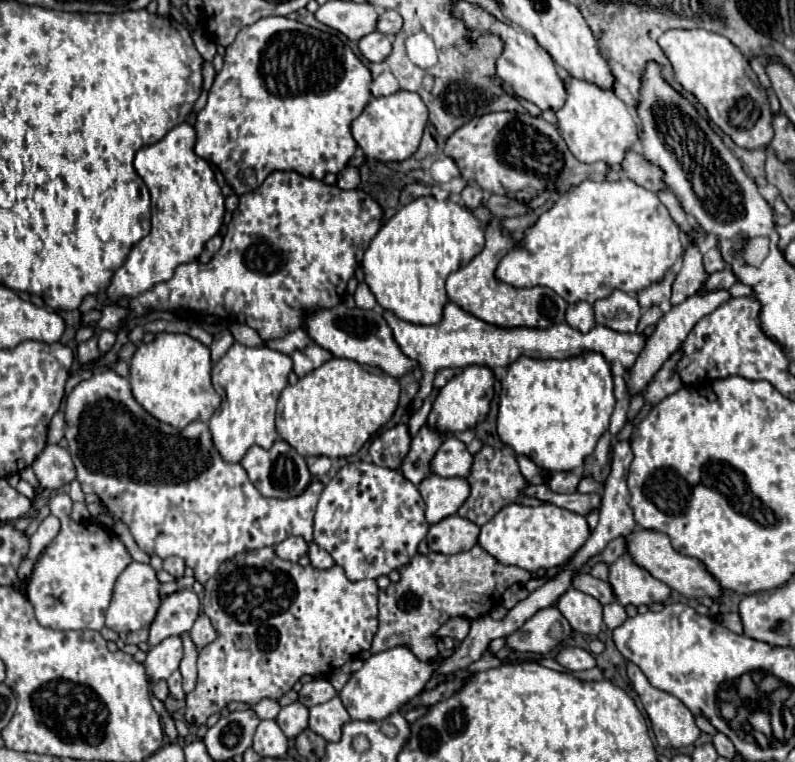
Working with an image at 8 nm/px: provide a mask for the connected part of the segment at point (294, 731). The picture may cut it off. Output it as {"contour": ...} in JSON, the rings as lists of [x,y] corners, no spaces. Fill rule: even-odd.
{"contour":[[[299,701],[283,707],[281,713],[277,715],[277,723],[289,739],[297,737],[303,729],[307,729],[307,721],[309,721],[309,709]]]}

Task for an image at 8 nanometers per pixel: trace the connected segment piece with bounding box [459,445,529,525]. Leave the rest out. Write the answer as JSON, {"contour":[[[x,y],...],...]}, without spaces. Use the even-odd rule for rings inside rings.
{"contour":[[[485,445],[473,461],[473,469],[469,475],[469,485],[471,485],[471,495],[469,499],[461,505],[459,515],[473,521],[475,525],[485,525],[495,513],[499,513],[503,507],[515,503],[521,493],[525,491],[525,487],[529,485],[527,479],[521,475],[517,459],[513,455],[505,455],[501,449],[489,447]]]}

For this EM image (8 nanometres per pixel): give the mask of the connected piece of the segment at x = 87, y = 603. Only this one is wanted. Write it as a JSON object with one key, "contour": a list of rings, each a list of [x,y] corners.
{"contour":[[[65,493],[49,497],[51,515],[61,519],[59,535],[47,545],[43,557],[35,565],[25,583],[25,595],[35,609],[35,617],[43,627],[69,631],[69,629],[95,629],[105,627],[105,613],[111,601],[113,585],[119,573],[133,561],[117,535],[95,523],[71,521],[71,497]]]}

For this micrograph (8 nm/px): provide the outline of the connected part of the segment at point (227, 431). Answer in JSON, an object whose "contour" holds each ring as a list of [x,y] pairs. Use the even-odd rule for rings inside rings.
{"contour":[[[235,343],[215,365],[213,385],[221,395],[221,405],[209,419],[209,431],[213,445],[227,463],[239,463],[247,449],[259,445],[269,449],[279,437],[275,431],[275,409],[279,393],[287,387],[287,375],[291,373],[291,357],[269,347],[247,347]]]}

